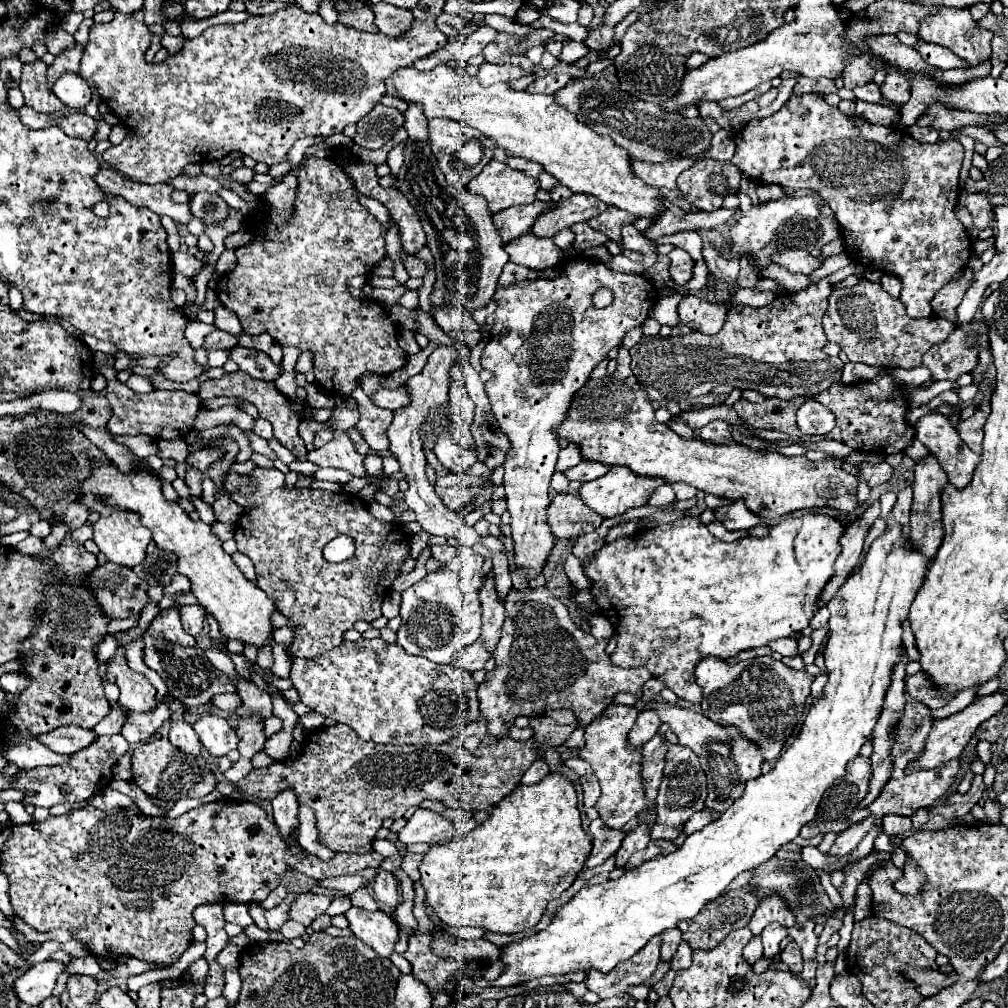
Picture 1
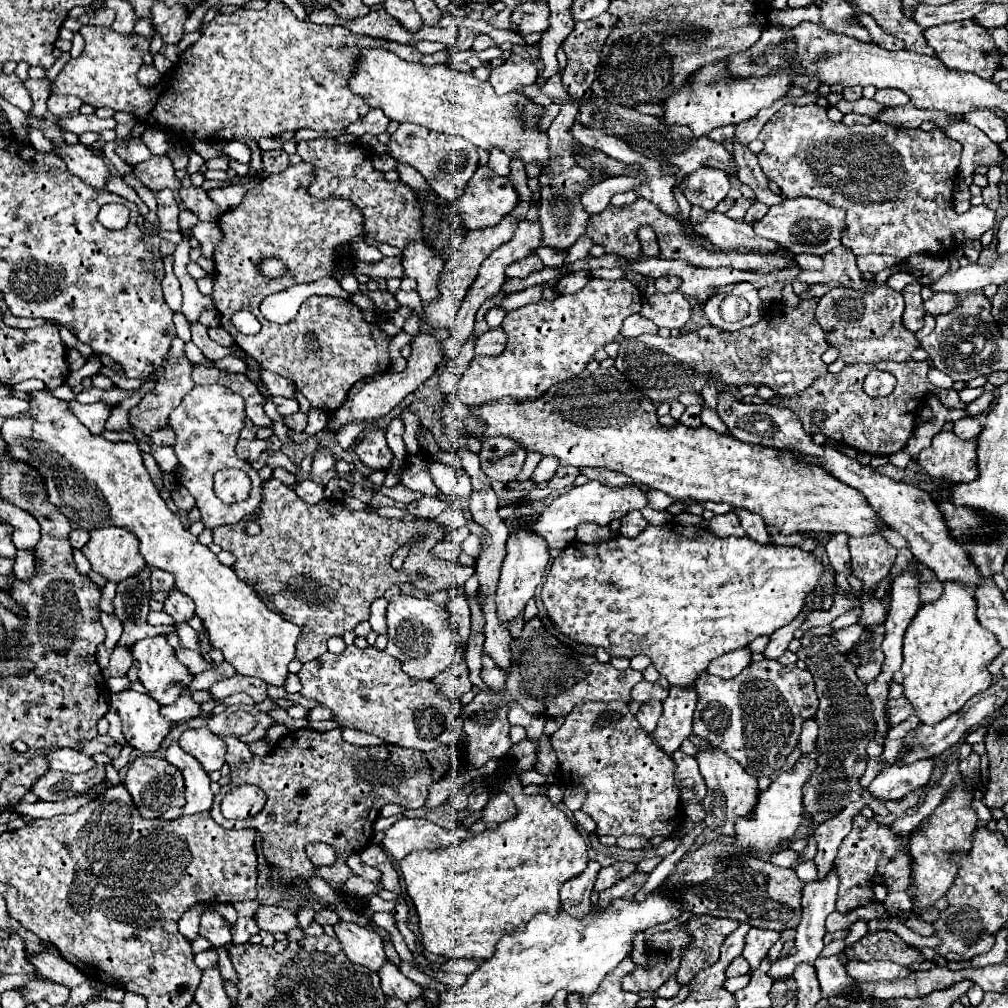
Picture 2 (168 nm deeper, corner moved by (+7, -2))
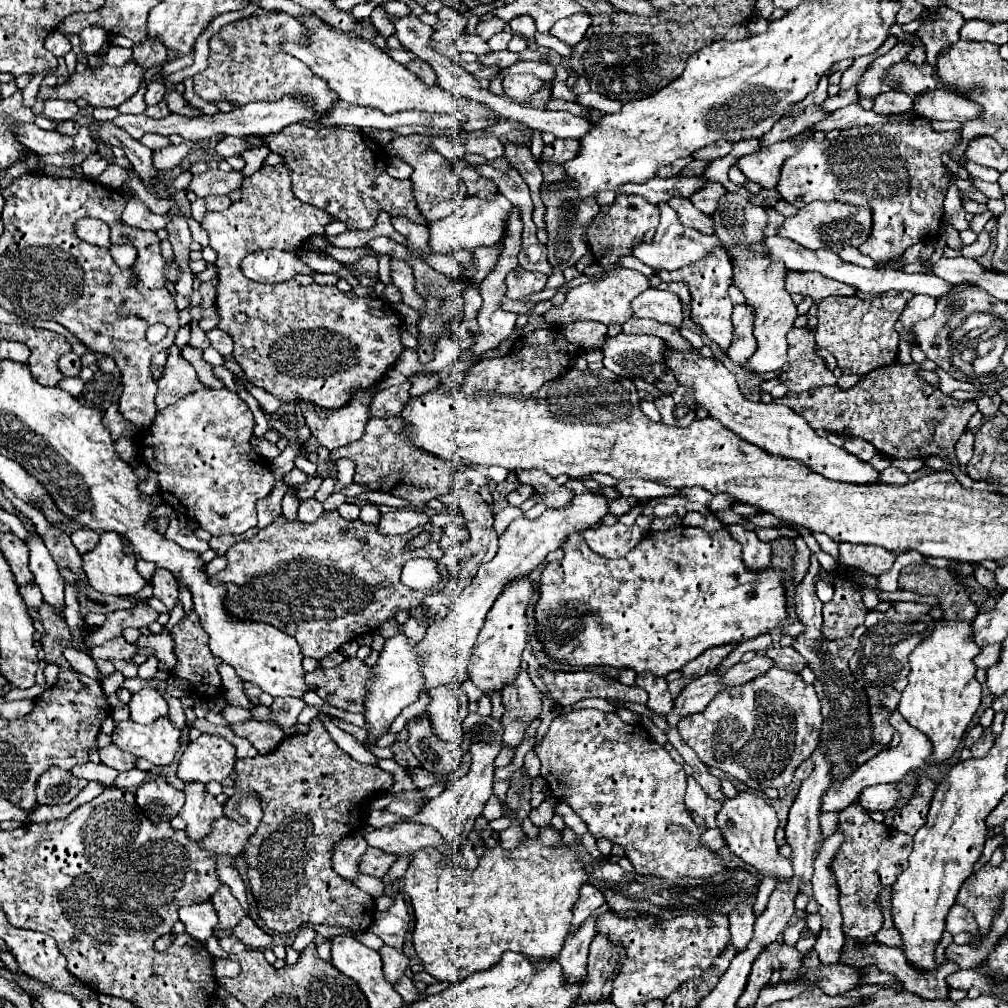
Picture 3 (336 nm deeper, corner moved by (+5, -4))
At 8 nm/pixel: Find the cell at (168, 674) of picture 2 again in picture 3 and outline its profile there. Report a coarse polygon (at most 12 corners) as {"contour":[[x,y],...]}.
{"contour":[[153,688],[135,692],[129,718],[153,724],[167,716],[167,702]]}

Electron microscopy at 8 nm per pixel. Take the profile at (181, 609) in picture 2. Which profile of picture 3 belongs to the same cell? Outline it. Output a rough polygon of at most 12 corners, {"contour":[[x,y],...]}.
{"contour":[[157,568],[149,584],[153,596],[171,610],[179,590],[171,572]]}

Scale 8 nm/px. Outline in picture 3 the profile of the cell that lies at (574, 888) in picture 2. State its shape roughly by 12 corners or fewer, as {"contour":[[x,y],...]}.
{"contour":[[593,916],[567,936],[559,954],[563,980],[585,980]]}

